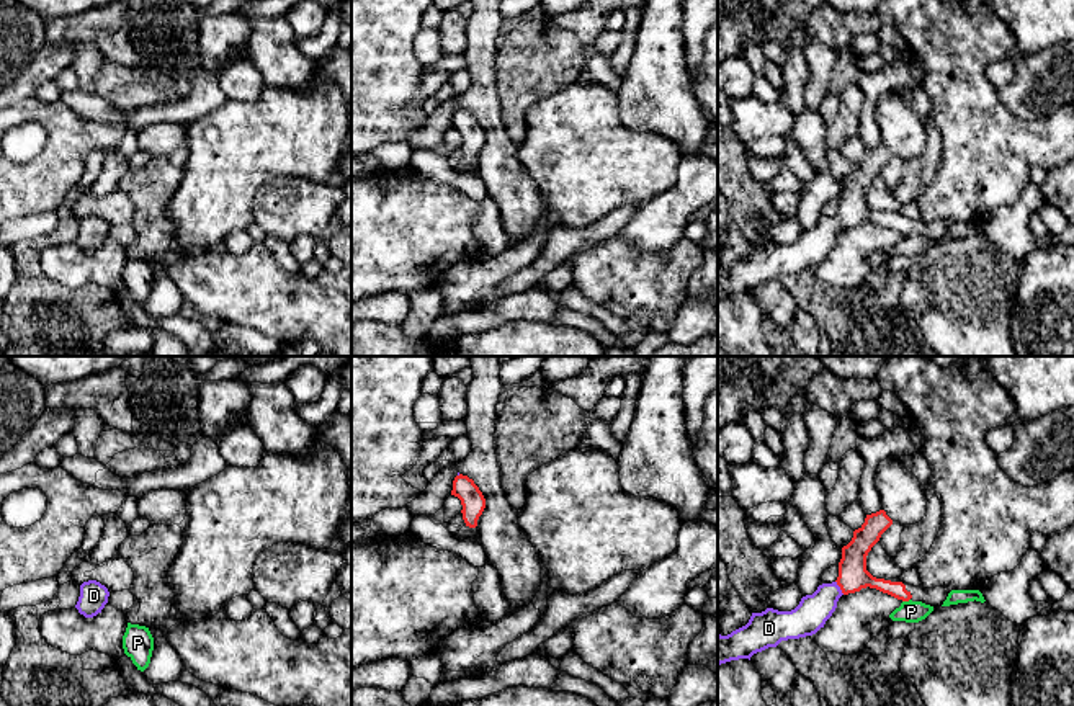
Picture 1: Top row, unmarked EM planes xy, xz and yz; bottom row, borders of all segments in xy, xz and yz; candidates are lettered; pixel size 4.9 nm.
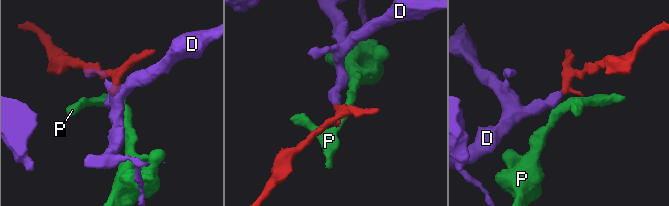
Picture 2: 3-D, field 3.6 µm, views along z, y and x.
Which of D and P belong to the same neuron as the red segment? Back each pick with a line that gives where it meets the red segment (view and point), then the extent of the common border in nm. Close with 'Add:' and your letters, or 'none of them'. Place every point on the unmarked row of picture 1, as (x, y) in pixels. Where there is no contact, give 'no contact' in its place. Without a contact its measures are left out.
D: yz (839, 219) | 80 nm
Add: D

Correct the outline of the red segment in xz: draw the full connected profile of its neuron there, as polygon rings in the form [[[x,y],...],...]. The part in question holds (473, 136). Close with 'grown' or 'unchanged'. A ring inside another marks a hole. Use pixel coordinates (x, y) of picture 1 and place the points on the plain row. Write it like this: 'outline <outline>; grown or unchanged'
outline [[[459,108],[453,114],[451,129],[461,134],[461,139],[463,139],[461,147],[463,147],[463,154],[466,160],[476,162],[477,154],[486,142],[486,132],[482,126],[479,124],[479,121],[474,118],[472,113]]]; unchanged

